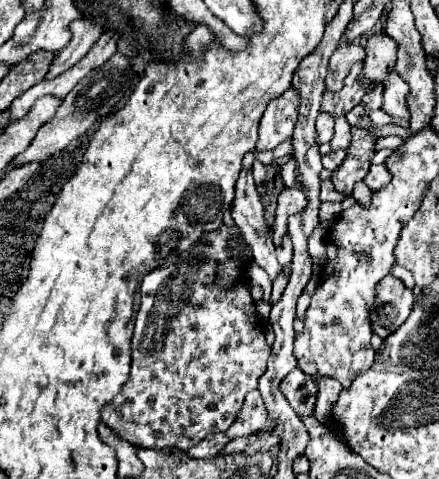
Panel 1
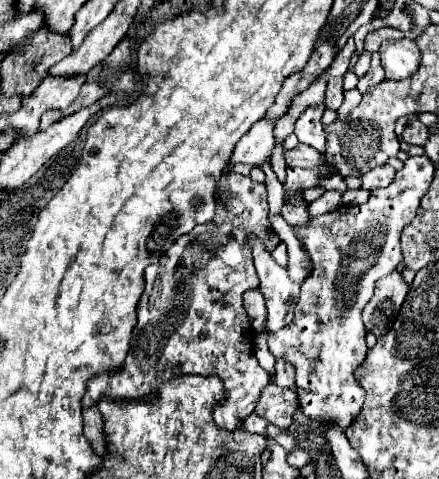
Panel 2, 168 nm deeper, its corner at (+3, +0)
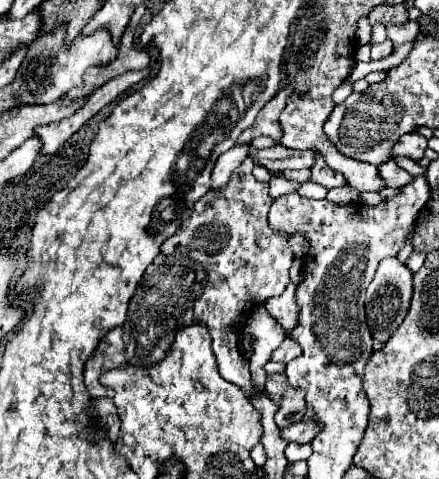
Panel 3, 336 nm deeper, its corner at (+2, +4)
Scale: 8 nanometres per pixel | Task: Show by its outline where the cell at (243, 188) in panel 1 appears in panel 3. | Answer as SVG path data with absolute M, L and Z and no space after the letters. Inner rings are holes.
M288 284L286 290L276 296L270 298L266 302L266 310L282 324L282 328L286 332L292 332L298 326L298 304L296 304L296 286Z

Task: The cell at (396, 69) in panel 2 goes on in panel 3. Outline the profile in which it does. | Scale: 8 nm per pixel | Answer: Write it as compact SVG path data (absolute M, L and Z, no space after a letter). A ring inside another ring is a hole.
M408 20L406 24L400 24L400 26L388 24L388 38L394 40L396 46L400 46L400 44L404 44L404 42L416 40L418 30L420 30L420 22L418 22L418 20Z

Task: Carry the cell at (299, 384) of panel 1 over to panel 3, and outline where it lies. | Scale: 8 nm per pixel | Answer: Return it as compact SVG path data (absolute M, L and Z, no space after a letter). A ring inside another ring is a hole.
M286 338L286 340L284 340L284 342L274 350L272 360L274 360L274 362L284 362L284 364L288 364L290 360L298 358L300 354L302 354L300 344L298 344L296 340L292 340L292 338Z

